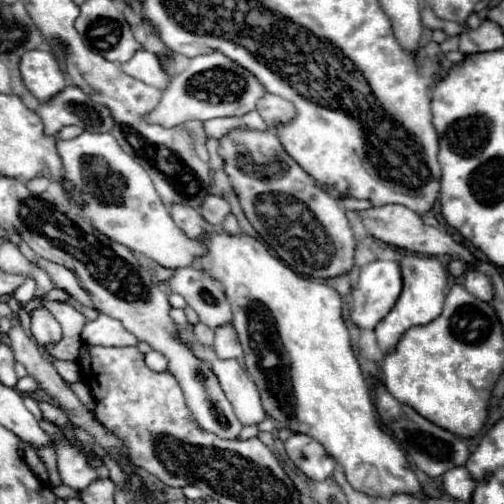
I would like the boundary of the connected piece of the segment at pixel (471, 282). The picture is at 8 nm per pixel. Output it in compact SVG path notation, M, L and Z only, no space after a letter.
M469 270L465 274L465 284L463 284L469 294L473 294L475 298L481 298L483 302L489 302L493 298L493 286L489 282L489 278L477 270Z

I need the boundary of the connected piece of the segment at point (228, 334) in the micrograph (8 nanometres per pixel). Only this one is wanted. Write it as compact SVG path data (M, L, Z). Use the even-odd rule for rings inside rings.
M221 326L221 328L215 330L213 350L221 360L229 360L229 358L237 360L237 358L243 356L243 348L237 342L237 334L231 326Z

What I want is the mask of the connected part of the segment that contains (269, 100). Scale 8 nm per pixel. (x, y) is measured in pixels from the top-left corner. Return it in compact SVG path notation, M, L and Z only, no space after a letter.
M265 94L261 102L257 102L257 112L265 118L269 128L275 128L277 122L287 122L295 116L293 104L275 94Z

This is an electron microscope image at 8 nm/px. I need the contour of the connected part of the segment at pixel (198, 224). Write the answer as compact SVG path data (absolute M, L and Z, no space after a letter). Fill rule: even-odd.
M173 204L173 206L169 208L169 214L171 214L173 222L175 222L189 238L201 238L201 234L211 228L211 226L201 218L201 214L199 214L195 208L191 208L191 206L177 206L177 204Z

